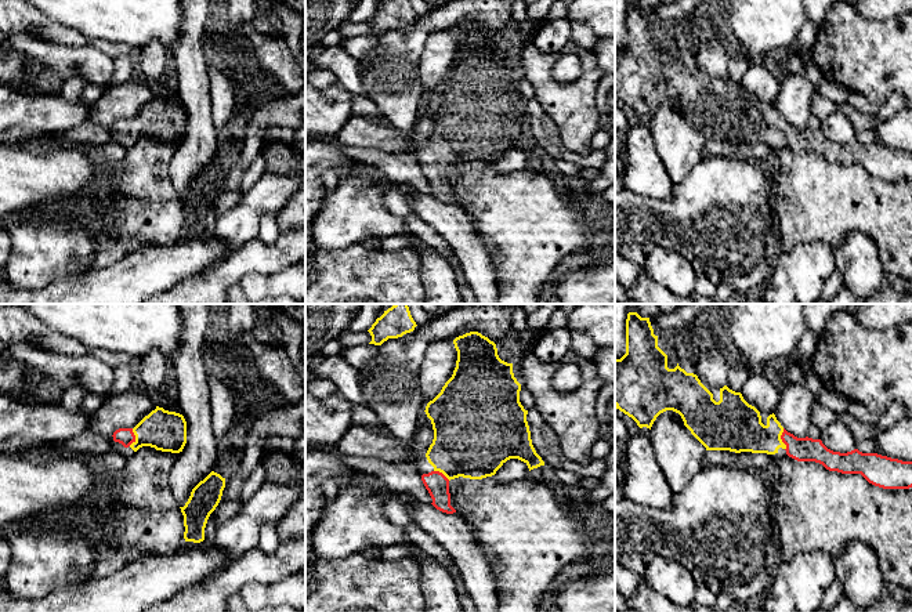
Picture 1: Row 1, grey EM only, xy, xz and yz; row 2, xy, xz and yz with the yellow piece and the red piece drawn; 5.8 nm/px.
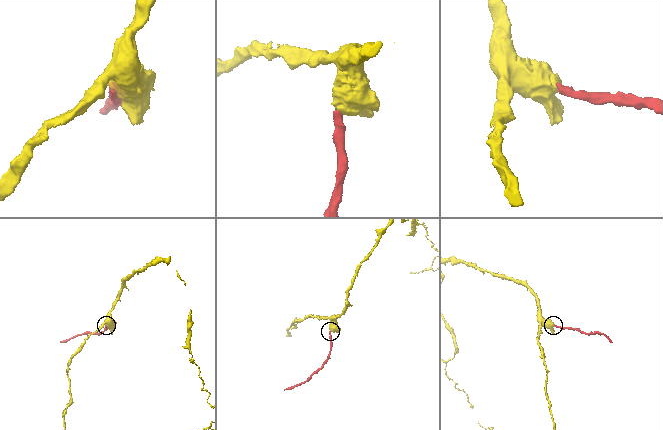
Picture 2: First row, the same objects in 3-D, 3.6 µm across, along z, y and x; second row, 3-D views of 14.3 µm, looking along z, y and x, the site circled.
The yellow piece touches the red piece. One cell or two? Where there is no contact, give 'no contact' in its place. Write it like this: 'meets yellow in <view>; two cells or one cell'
meets yellow in yz; one cell

